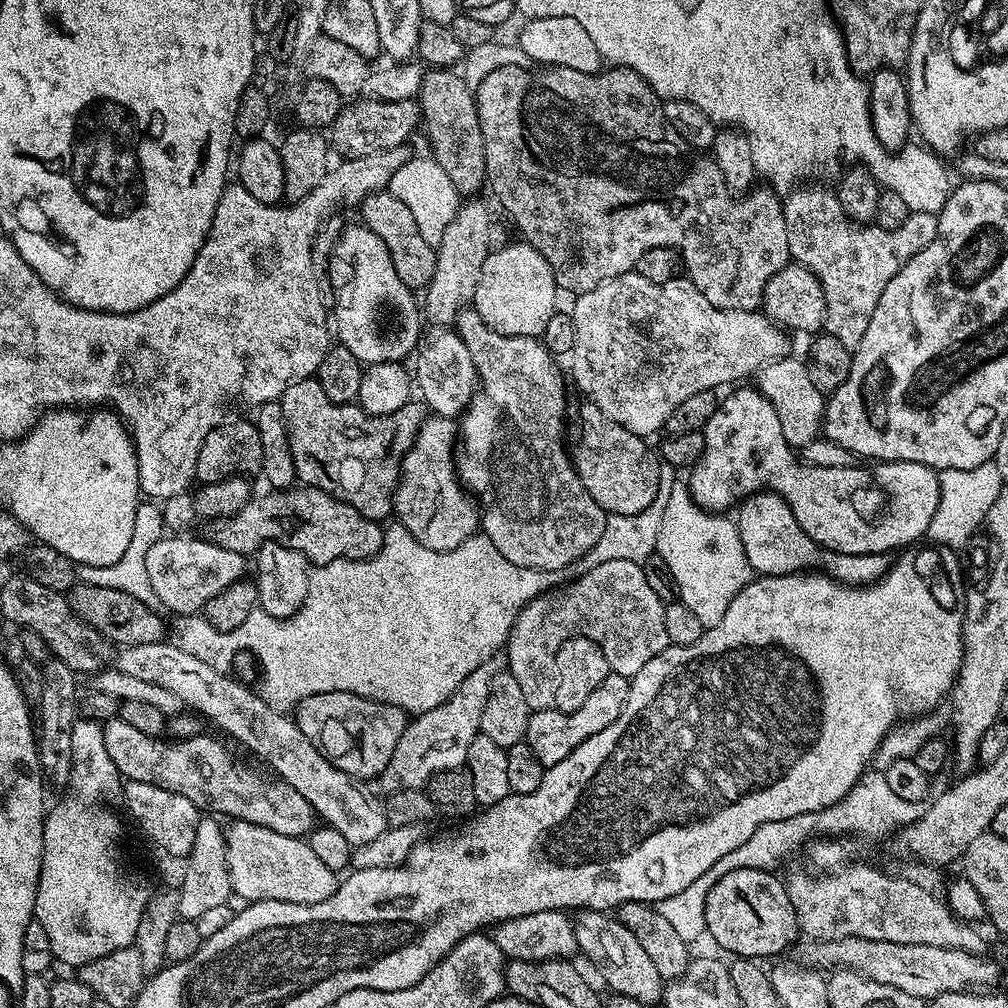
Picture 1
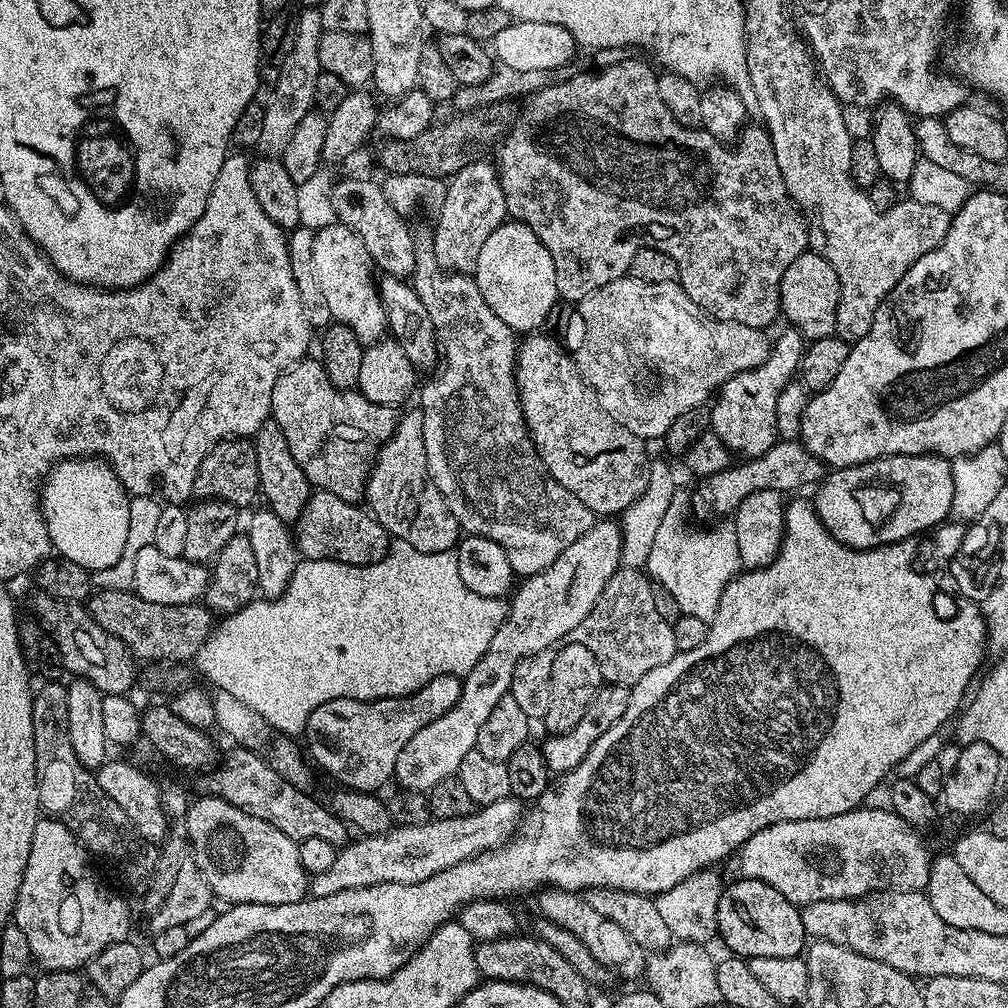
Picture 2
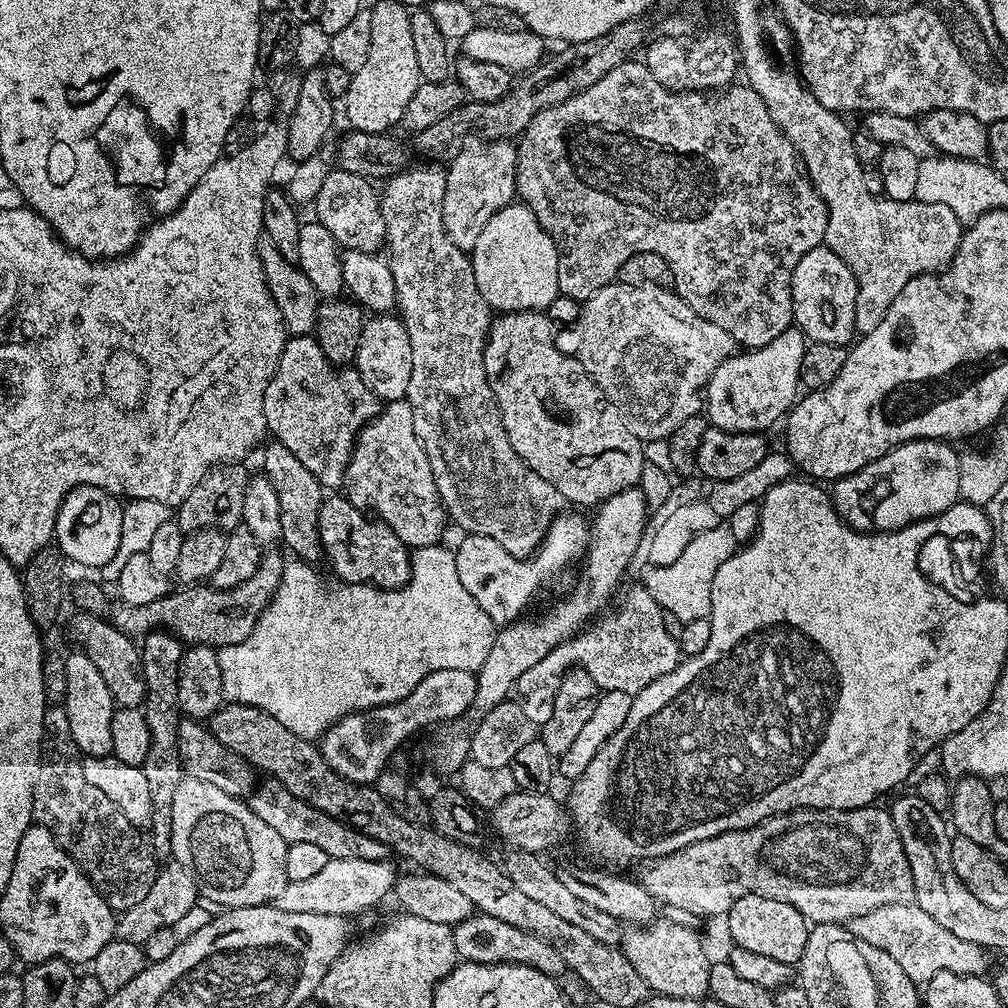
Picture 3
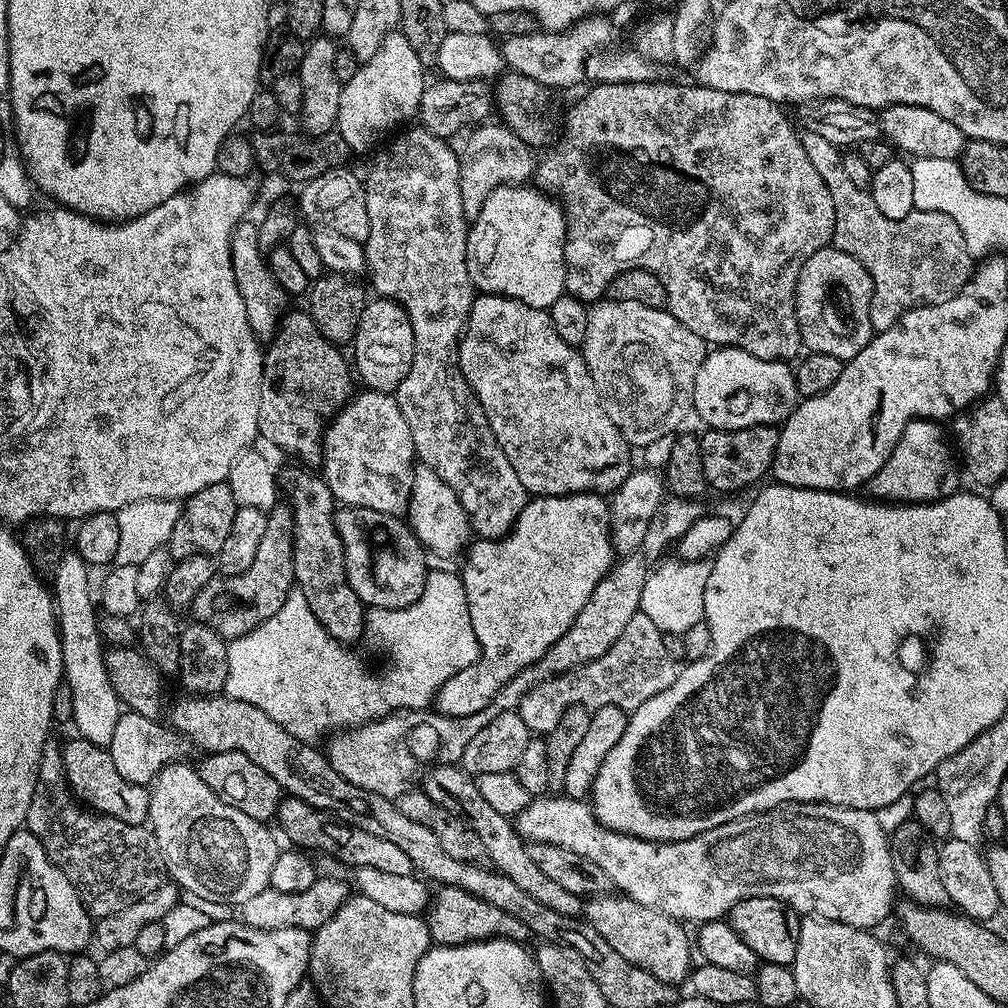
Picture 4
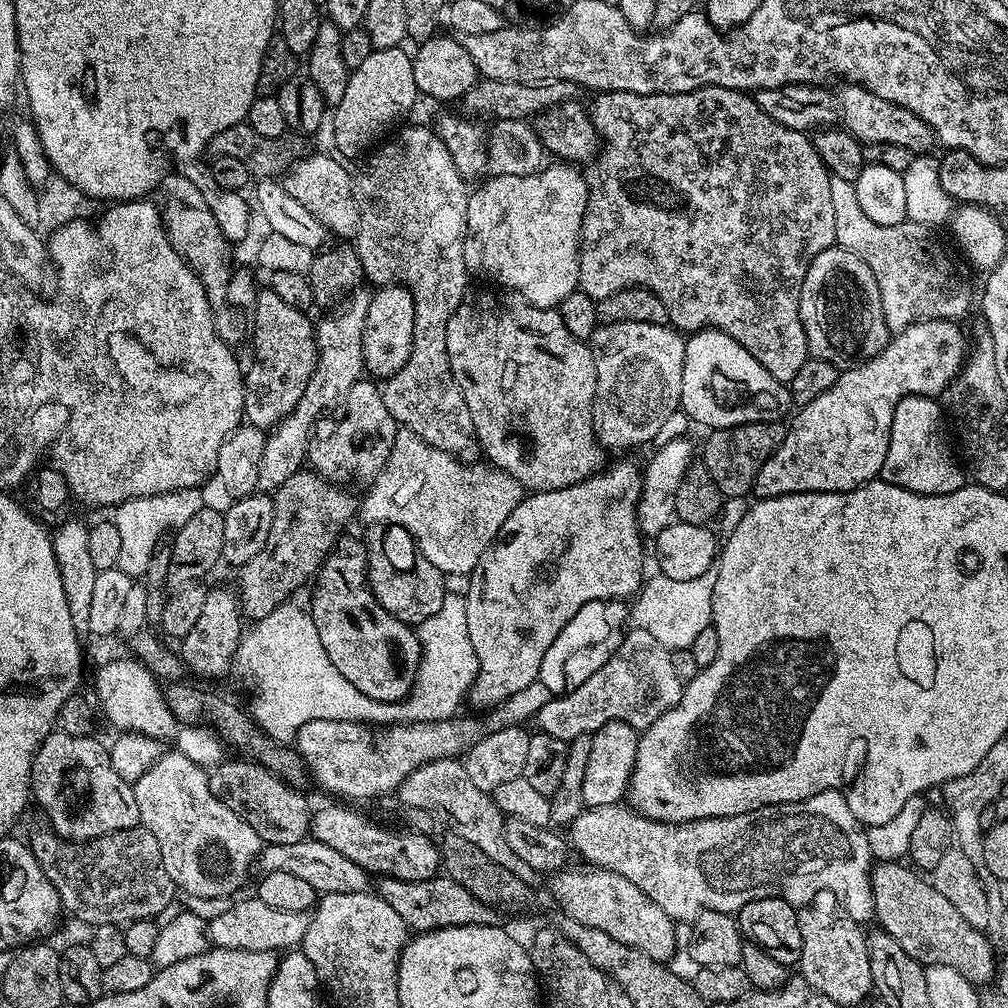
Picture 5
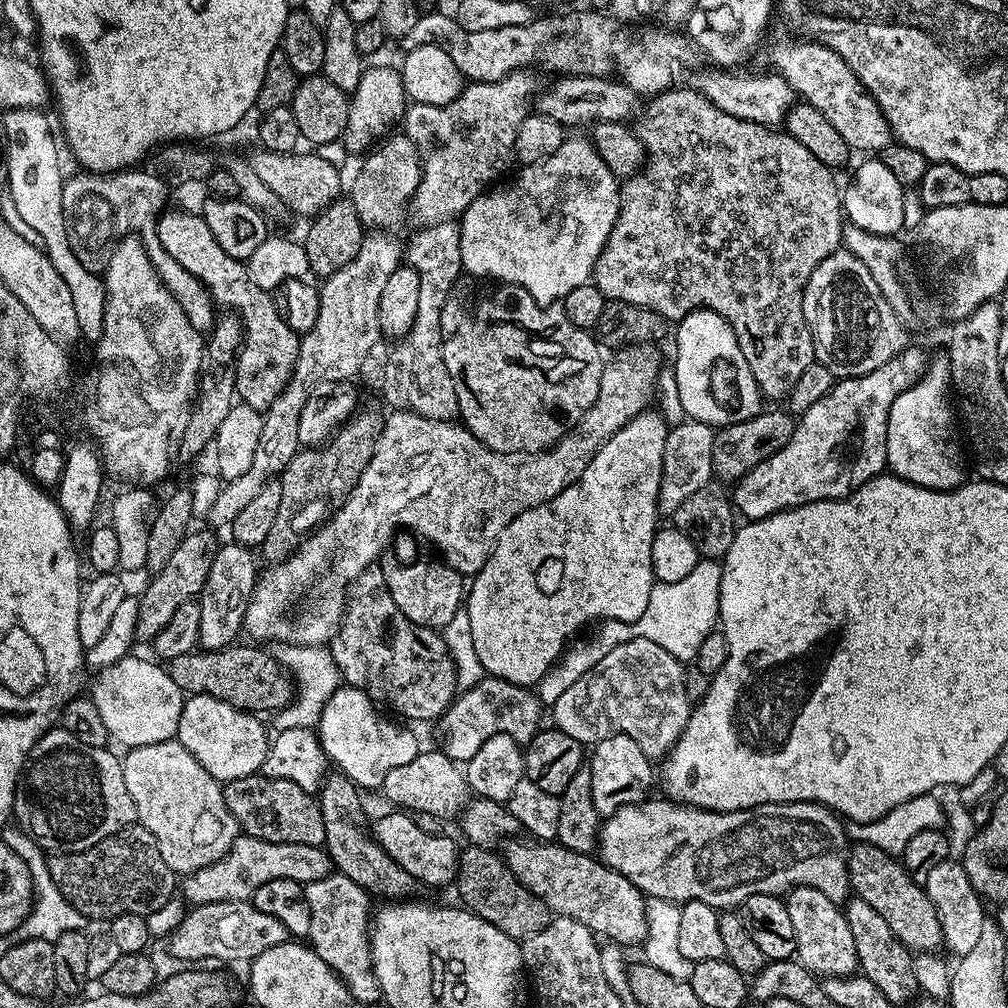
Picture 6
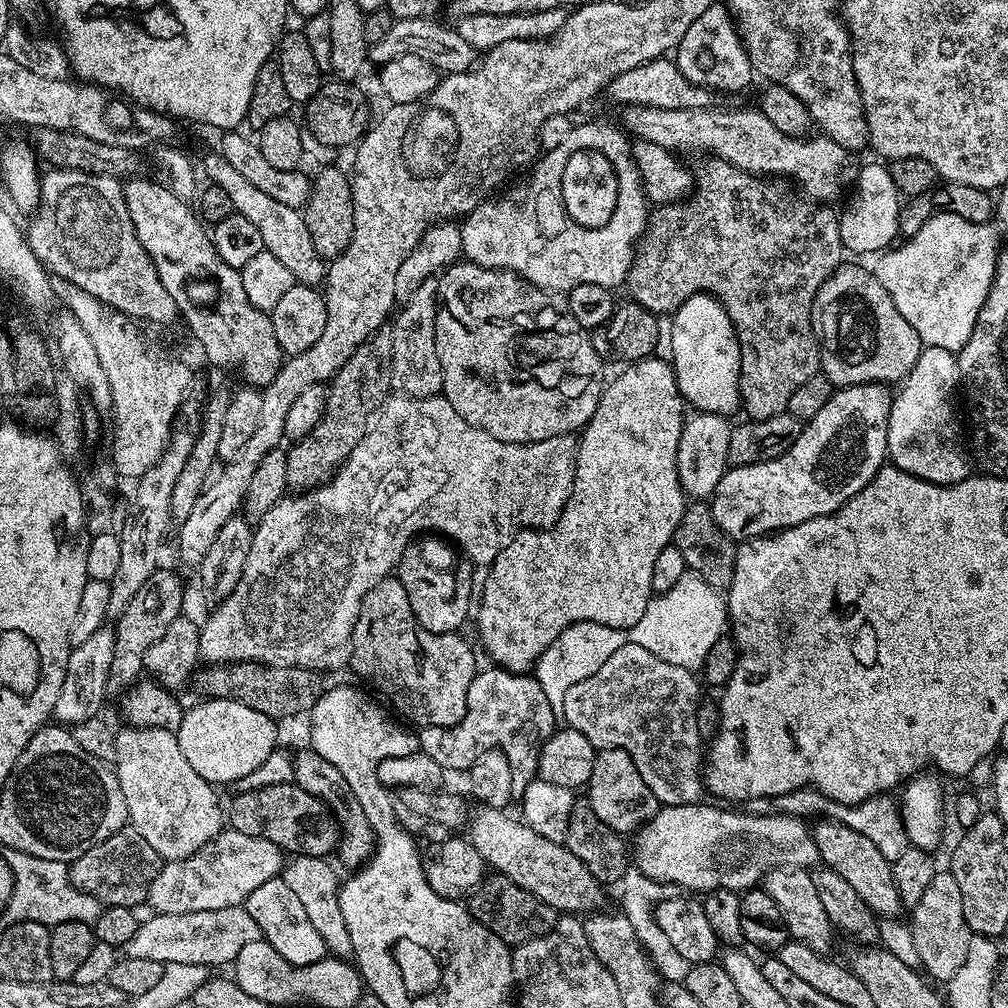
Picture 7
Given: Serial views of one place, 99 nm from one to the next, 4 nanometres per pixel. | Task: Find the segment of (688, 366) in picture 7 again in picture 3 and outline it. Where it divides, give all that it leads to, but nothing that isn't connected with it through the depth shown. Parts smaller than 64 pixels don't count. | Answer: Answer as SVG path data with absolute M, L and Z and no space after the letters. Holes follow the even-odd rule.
M793 326L788 328L774 342L770 342L761 348L741 351L731 356L726 362L714 370L706 389L706 416L711 427L721 428L727 432L759 432L763 433L764 428L776 424L785 419L786 413L798 399L798 391L801 387L800 371L802 370L802 354L806 347L806 337L799 328Z

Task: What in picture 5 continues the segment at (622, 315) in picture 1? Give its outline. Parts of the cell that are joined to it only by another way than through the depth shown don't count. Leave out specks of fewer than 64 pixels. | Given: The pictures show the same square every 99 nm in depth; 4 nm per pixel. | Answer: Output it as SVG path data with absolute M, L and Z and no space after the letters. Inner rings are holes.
M604 322L594 330L590 341L596 360L596 383L601 393L608 392L608 425L602 428L605 445L632 448L635 444L652 442L666 418L680 408L684 346L686 340L675 327L650 322Z

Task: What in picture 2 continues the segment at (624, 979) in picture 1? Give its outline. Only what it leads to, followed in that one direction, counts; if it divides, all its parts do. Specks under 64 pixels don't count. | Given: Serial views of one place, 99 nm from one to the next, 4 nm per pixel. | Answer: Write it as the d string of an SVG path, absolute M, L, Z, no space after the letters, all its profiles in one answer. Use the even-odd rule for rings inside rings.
M547 887L536 898L536 904L541 912L539 915L545 920L570 930L570 934L575 934L577 938L580 938L586 950L590 950L590 954L594 954L594 958L598 958L598 962L608 969L609 973L616 975L617 972L618 975L625 976L628 980L634 979L635 976L643 977L646 963L644 948L638 946L638 942L634 942L634 938L630 938L630 934L626 934L622 926L610 922L610 918L605 918L603 914L598 914L598 910L594 910L590 902L584 900L581 893Z

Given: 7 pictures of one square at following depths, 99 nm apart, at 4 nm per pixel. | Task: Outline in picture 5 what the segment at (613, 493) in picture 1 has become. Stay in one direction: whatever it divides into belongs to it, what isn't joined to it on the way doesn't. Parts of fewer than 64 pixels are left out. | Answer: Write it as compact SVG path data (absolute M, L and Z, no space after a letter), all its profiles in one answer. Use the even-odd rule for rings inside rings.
M495 291L480 292L477 296L469 295L458 306L458 310L454 310L454 314L446 326L446 350L450 358L450 370L454 374L456 384L460 387L460 393L464 395L464 401L472 415L472 425L476 427L479 447L481 449L484 447L485 454L489 456L487 459L495 467L509 472L529 493L553 492L559 488L574 486L586 478L597 475L606 464L603 452L605 449L598 439L597 429L596 432L592 429L592 403L595 402L596 396L598 397L598 385L596 383L596 360L592 356L591 347L585 341L574 338L574 334L570 334L570 330L566 330L566 322L562 322L556 308L534 306L526 297L517 292Z

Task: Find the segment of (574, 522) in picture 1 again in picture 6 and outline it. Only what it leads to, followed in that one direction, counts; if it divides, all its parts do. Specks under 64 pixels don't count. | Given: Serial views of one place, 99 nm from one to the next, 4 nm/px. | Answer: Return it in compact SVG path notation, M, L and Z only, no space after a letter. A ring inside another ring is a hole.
M396 135L385 139L379 147L369 151L361 159L365 160L361 162L360 169L352 180L350 198L354 202L358 218L366 226L388 226L384 224L390 223L403 208L405 211L409 207L412 195L420 184L422 171L420 153L415 143L407 136ZM445 222L421 227L406 240L406 264L420 279L418 314L414 326L395 341L392 353L384 364L384 400L392 410L417 412L426 418L452 420L457 415L454 382L442 358L442 306L453 285L462 276L460 263L460 229Z

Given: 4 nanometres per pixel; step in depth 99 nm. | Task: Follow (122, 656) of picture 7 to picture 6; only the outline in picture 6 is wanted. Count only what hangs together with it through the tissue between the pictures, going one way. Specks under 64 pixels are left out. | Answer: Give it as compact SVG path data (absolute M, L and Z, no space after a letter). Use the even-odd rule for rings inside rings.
M189 531L188 535L182 538L178 550L174 550L174 555L170 557L170 562L166 562L166 566L162 566L162 570L151 577L152 581L149 582L144 596L139 597L136 634L141 641L155 640L156 635L170 622L170 618L174 618L174 610L178 610L178 606L199 597L202 586L210 574L218 540L208 532L196 531Z

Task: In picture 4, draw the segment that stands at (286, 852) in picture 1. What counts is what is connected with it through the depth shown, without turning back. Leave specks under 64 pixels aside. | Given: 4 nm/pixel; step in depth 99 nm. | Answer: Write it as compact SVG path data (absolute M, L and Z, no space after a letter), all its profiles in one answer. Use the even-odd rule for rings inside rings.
M167 764L150 785L147 823L158 838L164 871L187 895L197 896L192 898L205 905L245 904L254 894L269 888L274 858L282 851L281 845L276 845L265 821L249 818L242 810L222 802L190 765Z

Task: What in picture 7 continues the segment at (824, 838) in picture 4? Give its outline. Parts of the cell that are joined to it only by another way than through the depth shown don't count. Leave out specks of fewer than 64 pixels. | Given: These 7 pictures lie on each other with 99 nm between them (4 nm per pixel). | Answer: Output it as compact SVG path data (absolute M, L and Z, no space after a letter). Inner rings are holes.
M701 802L698 804L683 804L682 806L664 806L657 811L656 815L644 825L643 828L639 829L635 833L634 839L636 839L636 860L634 860L635 867L646 876L646 878L654 879L658 883L664 884L676 884L680 890L686 890L689 888L689 893L692 894L707 894L718 890L730 890L731 892L743 893L745 890L752 890L757 887L763 881L764 876L771 868L807 868L811 869L813 865L819 861L820 851L818 846L814 842L812 837L812 828L809 827L801 817L799 816L780 816L780 815L769 815L769 816L755 816L745 810L739 810L739 812L731 812L731 807L720 806L724 808L715 808L712 804L707 802Z

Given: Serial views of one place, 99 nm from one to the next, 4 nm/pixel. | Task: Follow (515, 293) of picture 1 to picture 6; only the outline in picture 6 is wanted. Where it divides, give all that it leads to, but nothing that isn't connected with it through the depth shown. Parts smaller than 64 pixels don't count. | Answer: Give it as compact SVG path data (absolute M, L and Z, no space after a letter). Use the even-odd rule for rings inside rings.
M565 138L562 146L558 146L558 150L554 150L554 154L550 154L545 160L539 160L536 164L525 164L519 170L521 172L513 180L505 179L503 182L497 183L495 186L481 192L480 196L474 198L474 202L470 202L468 209L459 217L460 263L463 271L469 277L481 278L480 276L489 276L492 282L513 284L522 290L526 290L526 294L530 294L530 298L534 298L534 302L543 305L555 304L563 301L564 296L570 294L570 290L574 290L577 286L582 286L591 281L594 266L606 246L608 236L611 234L614 222L620 213L621 181L614 175L612 168L606 166L606 162L600 157L598 150L593 146L591 139L588 138L584 138L584 140Z

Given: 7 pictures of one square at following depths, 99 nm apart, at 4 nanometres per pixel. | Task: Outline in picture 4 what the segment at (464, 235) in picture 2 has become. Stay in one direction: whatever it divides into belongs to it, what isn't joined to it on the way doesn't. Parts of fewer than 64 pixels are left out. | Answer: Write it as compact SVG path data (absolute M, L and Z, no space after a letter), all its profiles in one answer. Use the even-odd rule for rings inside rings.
M485 122L473 127L467 133L468 141L460 158L460 189L462 190L462 210L465 217L475 218L482 210L486 198L503 184L528 184L534 176L534 152L514 130L503 122Z

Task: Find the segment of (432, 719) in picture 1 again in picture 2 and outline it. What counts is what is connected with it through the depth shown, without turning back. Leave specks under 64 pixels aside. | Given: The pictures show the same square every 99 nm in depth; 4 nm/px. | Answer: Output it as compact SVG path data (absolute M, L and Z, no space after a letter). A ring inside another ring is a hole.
M612 518L597 519L590 526L590 530L586 530L586 534L582 534L582 538L578 538L578 542L566 546L566 550L562 550L562 554L558 554L558 558L554 558L550 567L527 577L521 583L524 585L521 588L519 585L511 593L508 615L504 617L502 626L498 626L498 634L494 634L490 646L486 646L486 654L482 654L482 658L478 658L478 662L468 671L468 675L463 677L462 694L458 698L458 702L454 702L454 706L450 710L446 710L446 714L442 714L442 718L434 718L434 722L430 722L430 726L422 726L422 730L418 730L418 734L414 734L414 738L410 738L410 742L406 742L402 754L398 754L394 780L401 789L420 791L426 794L431 788L438 786L438 782L442 782L442 778L450 778L459 773L462 758L466 758L466 754L470 754L475 749L478 742L478 730L482 730L486 718L490 718L490 710L494 710L494 706L498 706L498 702L503 696L511 693L514 670L518 666L518 662L526 660L542 650L559 645L565 638L571 637L574 626L582 623L590 614L590 610L594 610L602 590L606 590L606 582L610 582L613 574L622 567L620 560L622 546L621 525Z

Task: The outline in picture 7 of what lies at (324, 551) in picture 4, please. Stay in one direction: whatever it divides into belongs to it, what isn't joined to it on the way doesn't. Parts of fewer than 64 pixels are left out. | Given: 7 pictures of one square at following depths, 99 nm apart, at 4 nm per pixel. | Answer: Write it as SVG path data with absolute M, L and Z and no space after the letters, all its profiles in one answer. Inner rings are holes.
M385 578L364 595L352 631L350 668L373 684L405 721L413 720L408 722L420 728L452 728L462 722L466 694L470 694L470 682L478 671L476 656L460 634L431 632L416 622L410 598L398 578Z

